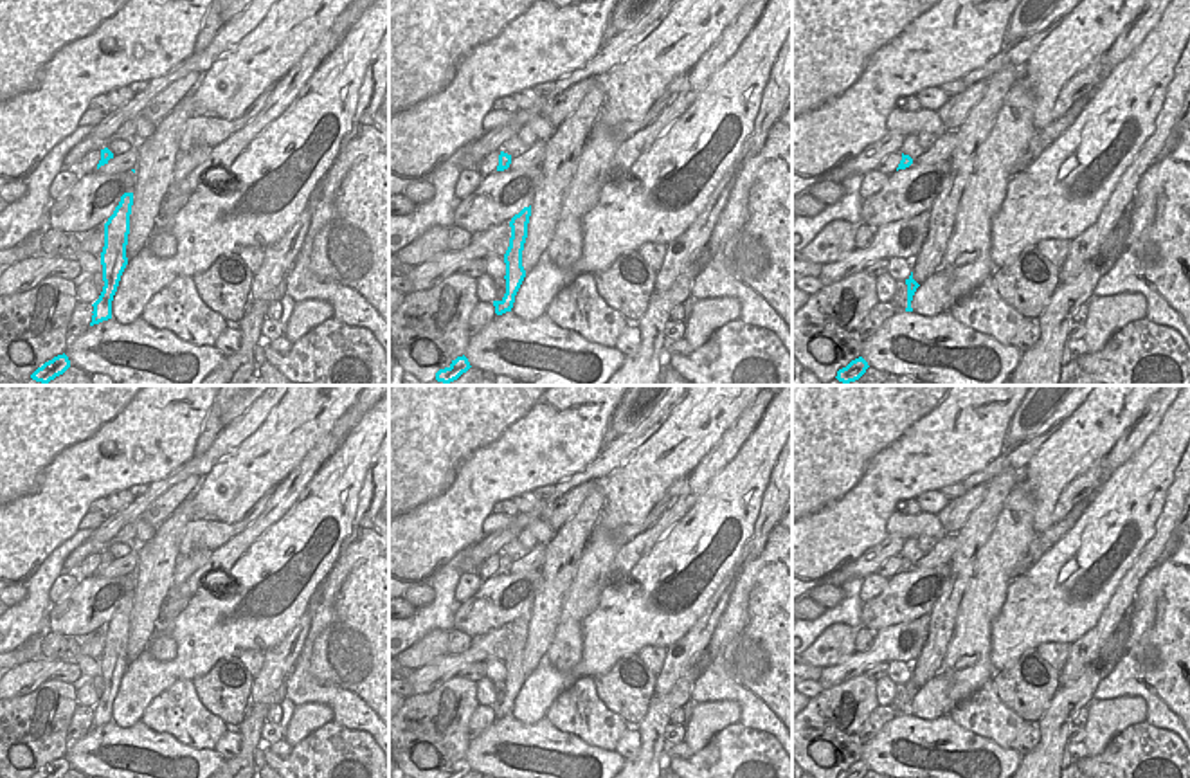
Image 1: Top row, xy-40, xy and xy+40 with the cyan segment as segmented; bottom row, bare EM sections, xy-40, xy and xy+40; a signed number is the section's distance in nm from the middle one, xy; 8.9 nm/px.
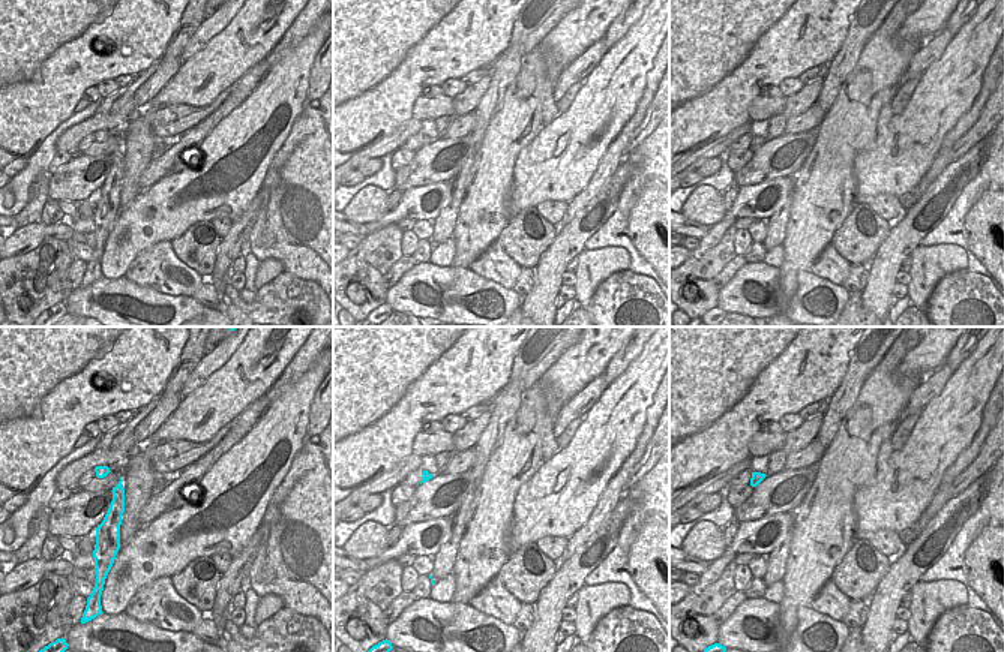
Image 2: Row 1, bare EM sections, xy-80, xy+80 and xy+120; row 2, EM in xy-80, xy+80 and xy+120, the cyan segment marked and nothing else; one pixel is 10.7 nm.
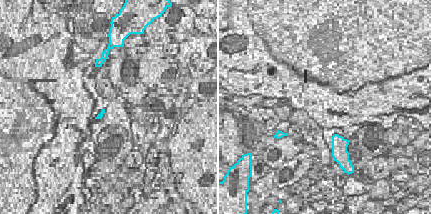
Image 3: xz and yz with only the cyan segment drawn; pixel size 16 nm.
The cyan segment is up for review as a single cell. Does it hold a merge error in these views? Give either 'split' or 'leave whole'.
leave whole

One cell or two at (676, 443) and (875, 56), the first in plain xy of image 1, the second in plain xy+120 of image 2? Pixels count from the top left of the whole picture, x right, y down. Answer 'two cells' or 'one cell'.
two cells

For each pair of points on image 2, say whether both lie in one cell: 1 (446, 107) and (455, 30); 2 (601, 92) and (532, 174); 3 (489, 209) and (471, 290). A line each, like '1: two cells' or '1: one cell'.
1: two cells
2: one cell
3: two cells

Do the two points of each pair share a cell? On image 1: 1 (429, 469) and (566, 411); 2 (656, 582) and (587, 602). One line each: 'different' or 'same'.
1: same
2: different

